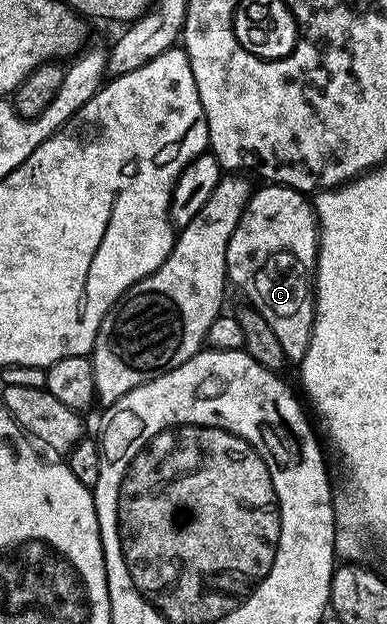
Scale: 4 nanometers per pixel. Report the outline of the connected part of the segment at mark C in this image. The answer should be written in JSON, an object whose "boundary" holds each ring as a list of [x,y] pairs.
{"boundary":[[[265,184],[251,194],[226,254],[229,282],[242,291],[249,306],[264,317],[279,338],[287,360],[300,363],[314,324],[314,280],[320,228],[313,202],[301,191],[282,184]]]}

